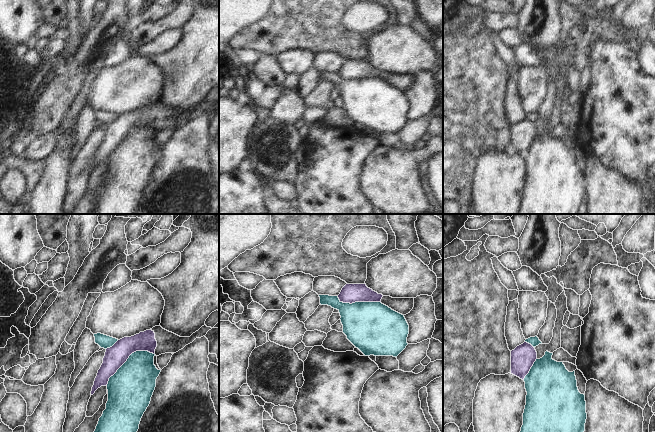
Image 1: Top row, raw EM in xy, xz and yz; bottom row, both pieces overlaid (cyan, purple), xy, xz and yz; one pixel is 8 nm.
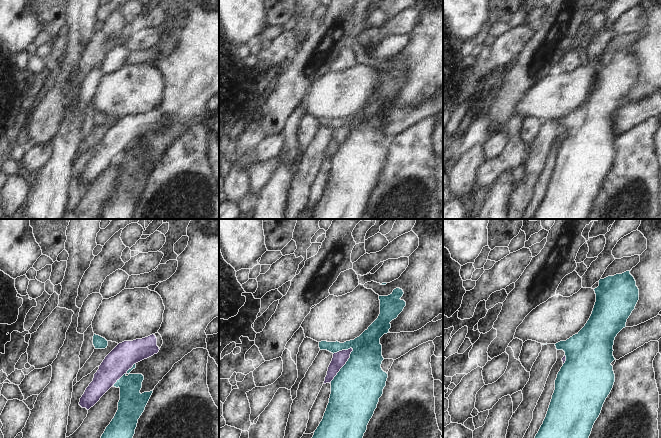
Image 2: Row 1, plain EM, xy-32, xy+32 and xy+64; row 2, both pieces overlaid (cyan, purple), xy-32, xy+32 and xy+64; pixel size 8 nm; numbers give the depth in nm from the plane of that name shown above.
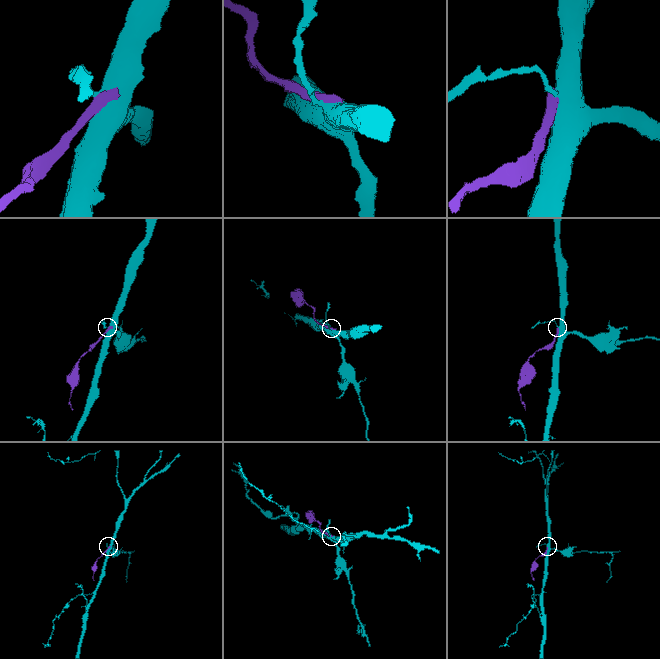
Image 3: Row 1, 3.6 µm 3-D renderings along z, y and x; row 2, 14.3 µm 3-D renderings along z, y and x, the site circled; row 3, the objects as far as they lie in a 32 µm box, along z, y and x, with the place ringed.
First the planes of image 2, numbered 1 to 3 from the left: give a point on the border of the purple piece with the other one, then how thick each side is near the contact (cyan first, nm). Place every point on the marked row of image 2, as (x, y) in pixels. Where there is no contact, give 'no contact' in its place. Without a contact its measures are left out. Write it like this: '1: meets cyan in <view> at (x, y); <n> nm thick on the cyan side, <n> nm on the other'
1: meets cyan in xy-32 at (124, 374); 220 nm thick on the cyan side, 200 nm on the other
2: meets cyan in xy+32 at (344, 365); 400 nm thick on the cyan side, 120 nm on the other
3: meets cyan in xy+64 at (566, 360); 440 nm thick on the cyan side, 30 nm on the other

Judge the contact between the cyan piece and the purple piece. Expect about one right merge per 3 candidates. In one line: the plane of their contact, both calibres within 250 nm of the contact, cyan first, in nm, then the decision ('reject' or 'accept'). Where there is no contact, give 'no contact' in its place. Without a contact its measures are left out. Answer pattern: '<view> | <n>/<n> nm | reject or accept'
xy | 360/170 nm | reject

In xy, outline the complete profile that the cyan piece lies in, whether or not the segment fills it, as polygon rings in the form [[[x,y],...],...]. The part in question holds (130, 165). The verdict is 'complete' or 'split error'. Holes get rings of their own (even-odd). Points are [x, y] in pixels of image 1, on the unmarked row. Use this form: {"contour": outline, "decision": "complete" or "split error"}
{"contour": [[[136,127],[109,154],[108,177],[91,214],[134,214],[141,194],[150,180],[161,146],[154,141],[155,129]]], "decision": "complete"}

